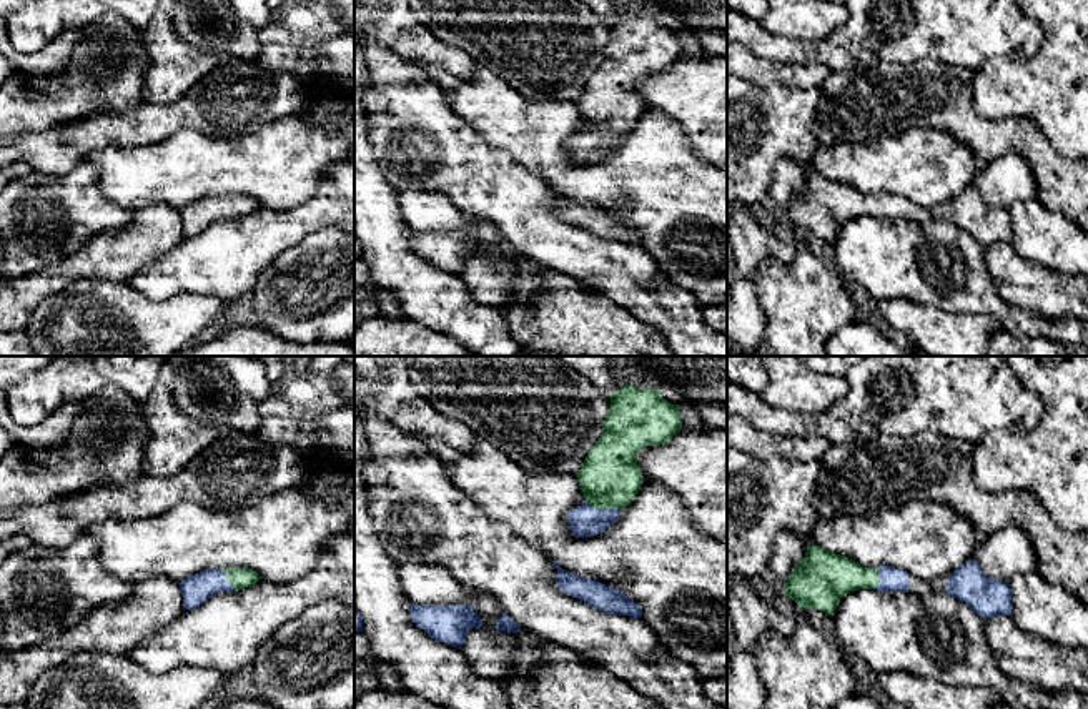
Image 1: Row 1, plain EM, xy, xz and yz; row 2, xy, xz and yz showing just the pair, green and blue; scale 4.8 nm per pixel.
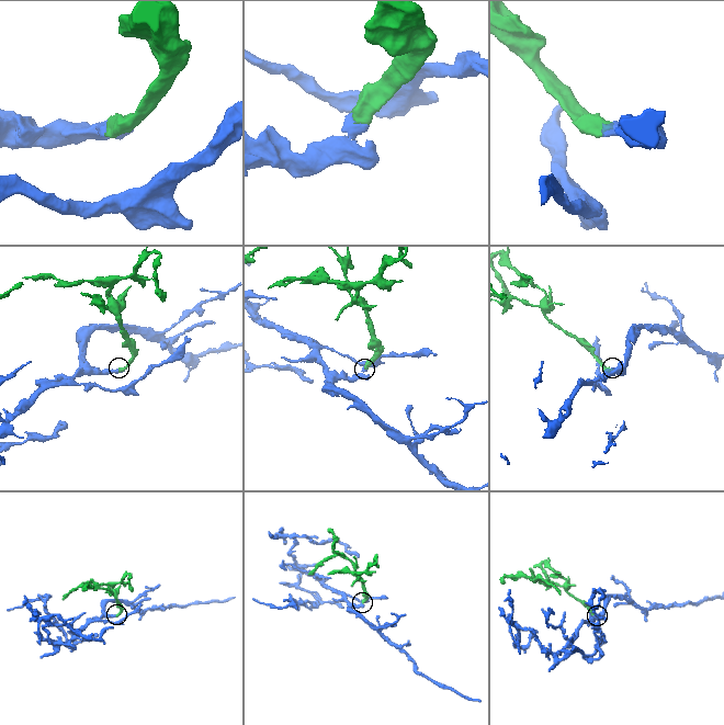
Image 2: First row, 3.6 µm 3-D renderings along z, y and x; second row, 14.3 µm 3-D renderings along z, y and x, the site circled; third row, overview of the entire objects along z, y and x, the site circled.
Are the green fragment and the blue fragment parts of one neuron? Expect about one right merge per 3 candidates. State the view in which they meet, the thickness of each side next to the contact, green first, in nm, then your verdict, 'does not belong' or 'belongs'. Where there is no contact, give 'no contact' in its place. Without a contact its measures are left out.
xz | 300/150 nm | belongs

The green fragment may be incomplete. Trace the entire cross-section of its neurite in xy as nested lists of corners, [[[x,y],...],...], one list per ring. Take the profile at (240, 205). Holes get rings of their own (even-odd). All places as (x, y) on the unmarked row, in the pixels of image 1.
[[[206,195],[178,211],[183,233],[191,238],[205,231],[216,220],[251,215],[260,206],[260,201],[248,195]]]

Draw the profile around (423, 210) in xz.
[[[408,188],[398,193],[398,203],[409,230],[469,233],[482,251],[467,260],[461,280],[482,306],[499,308],[506,301],[519,260],[496,256],[504,235],[494,223],[457,208],[443,191]]]

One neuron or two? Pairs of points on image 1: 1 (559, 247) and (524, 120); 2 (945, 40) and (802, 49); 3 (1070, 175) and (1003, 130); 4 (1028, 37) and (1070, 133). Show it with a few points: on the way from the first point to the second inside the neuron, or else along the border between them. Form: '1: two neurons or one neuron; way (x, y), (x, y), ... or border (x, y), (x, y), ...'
1: two neurons; border (509, 155), (549, 183)
2: one neuron; way (910, 40), (837, 50)
3: one neuron; way (1053, 168), (1020, 135)
4: two neurons; border (1040, 24), (1042, 44), (1033, 55), (997, 59)

